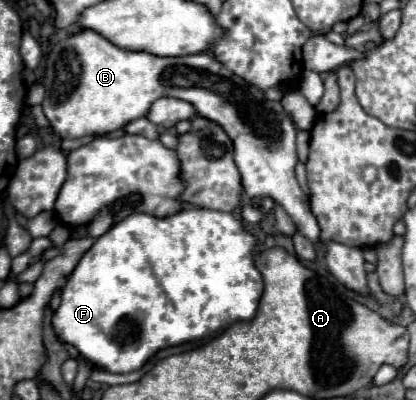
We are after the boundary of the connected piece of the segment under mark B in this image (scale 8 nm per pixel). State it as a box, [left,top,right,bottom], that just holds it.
[41,30,319,244]

